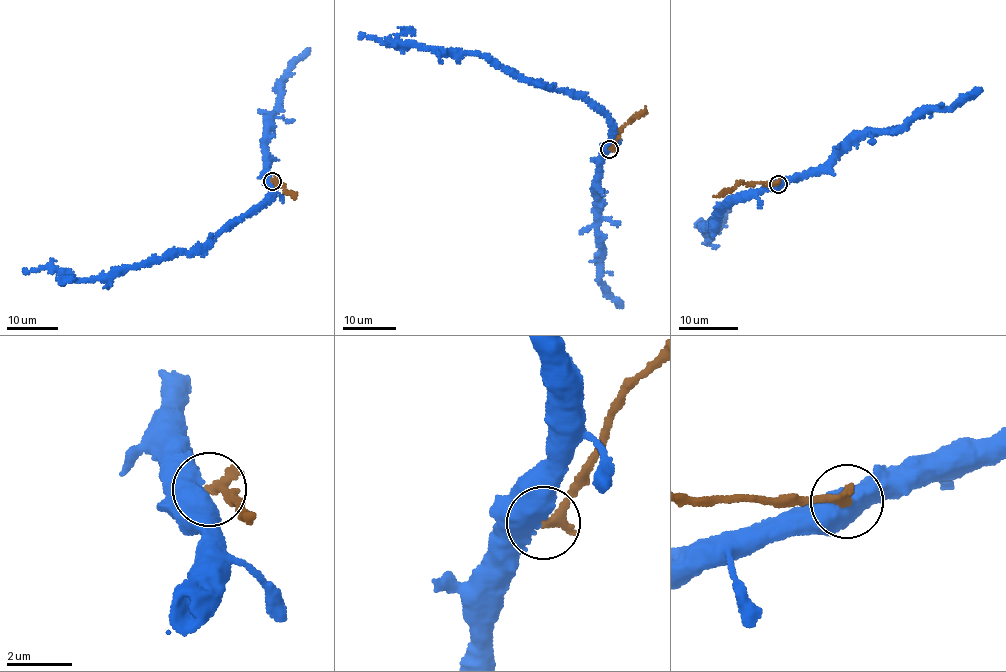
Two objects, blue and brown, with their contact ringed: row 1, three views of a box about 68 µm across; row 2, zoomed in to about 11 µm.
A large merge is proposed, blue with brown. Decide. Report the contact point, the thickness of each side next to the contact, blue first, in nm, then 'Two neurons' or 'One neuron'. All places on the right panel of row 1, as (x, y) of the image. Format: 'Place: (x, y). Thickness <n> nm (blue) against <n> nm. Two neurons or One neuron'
Place: (778, 184). Thickness 700 nm (blue) against 320 nm. Two neurons

